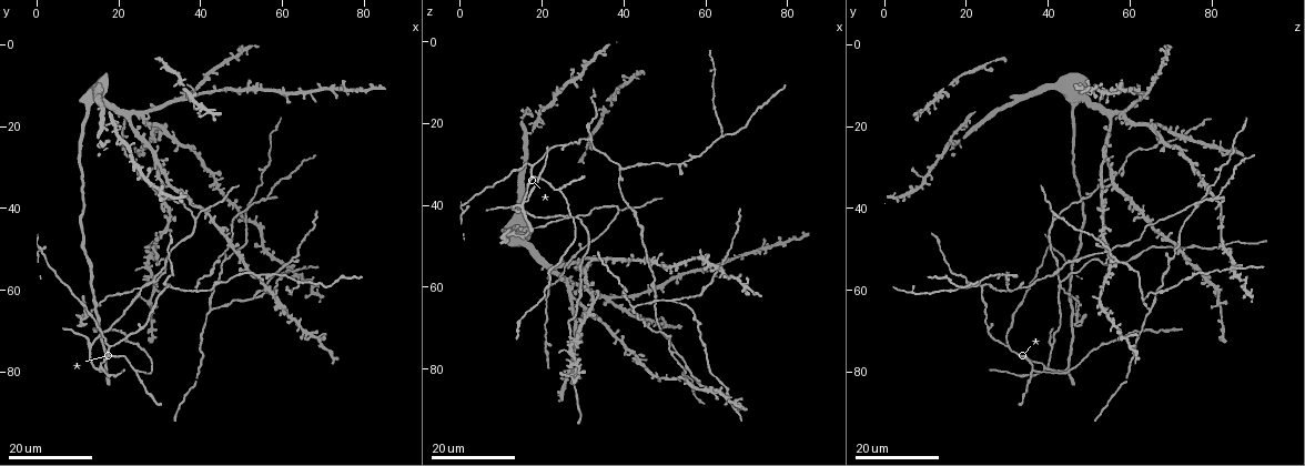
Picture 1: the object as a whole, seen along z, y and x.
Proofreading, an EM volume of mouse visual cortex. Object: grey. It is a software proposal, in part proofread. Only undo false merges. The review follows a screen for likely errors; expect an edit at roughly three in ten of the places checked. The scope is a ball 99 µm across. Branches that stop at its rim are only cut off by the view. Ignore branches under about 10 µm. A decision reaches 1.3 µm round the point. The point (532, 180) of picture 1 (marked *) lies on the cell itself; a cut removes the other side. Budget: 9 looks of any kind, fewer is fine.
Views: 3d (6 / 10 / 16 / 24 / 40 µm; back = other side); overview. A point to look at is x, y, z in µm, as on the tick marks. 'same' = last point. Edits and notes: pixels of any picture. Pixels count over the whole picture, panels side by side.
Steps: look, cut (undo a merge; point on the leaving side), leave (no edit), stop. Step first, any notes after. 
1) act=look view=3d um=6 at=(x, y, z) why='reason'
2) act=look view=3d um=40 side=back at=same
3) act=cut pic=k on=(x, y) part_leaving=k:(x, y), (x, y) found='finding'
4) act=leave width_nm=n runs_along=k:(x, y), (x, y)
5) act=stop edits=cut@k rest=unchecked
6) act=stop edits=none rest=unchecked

act=look view=3d um=24 at=(39.0, 59.5, 32.0) why='three arms meet'

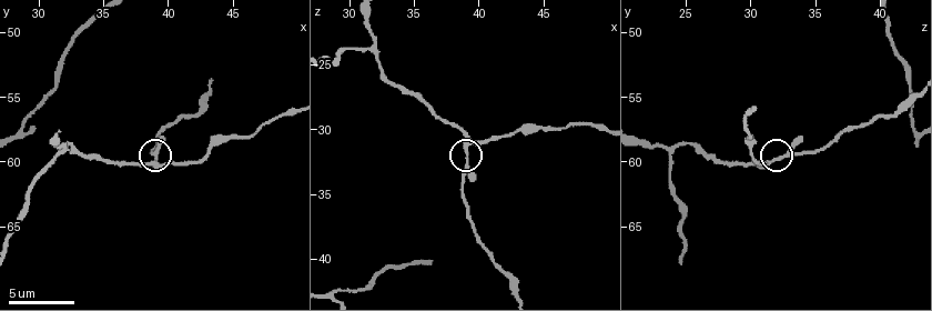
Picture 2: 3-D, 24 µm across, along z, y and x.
act=look view=3d um=10 at=(39.0, 59.8, 32.4)

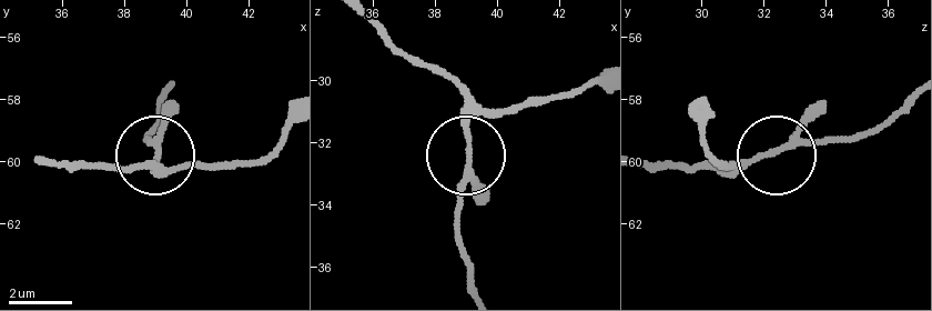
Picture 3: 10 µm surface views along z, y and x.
act=look view=3d um=10 side=back at=(39.2, 59.8, 32.3)

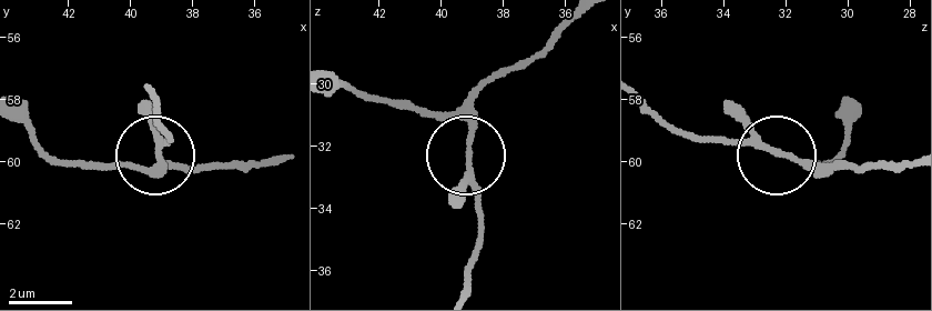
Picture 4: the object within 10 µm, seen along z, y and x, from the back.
act=leave arms=3 runs_along=4:(913, 158), (889, 167), (809, 167), (685, 134) found='continuous, no second cell'

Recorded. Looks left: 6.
act=look view=3d um=16 at=(52.5, 62.0, 63.5) why='three-way junction'

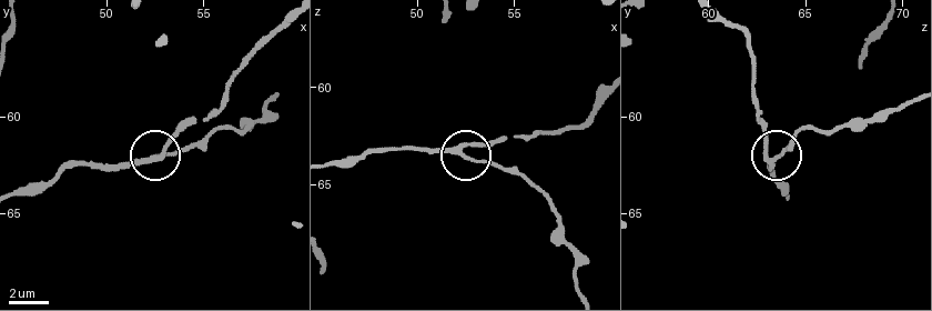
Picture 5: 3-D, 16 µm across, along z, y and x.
act=look view=3d um=10 at=(52.2, 62.1, 63.1) why='zoom in'

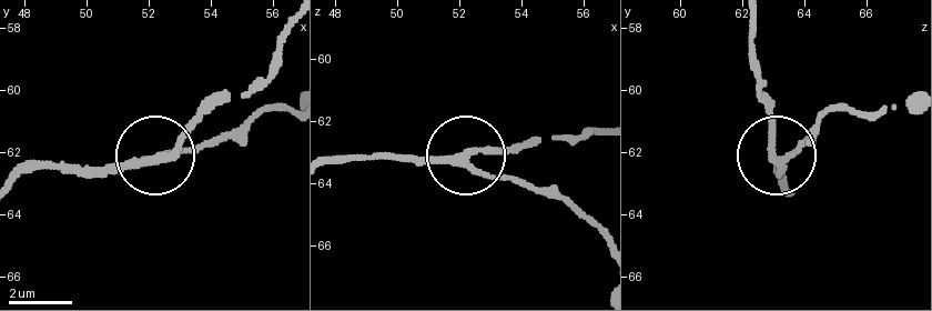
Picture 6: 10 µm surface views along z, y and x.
act=leave runs_along=6:(331, 162), (464, 157), (551, 191) found='one cell here'

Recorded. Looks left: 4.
act=look view=3d um=24 at=(52.5, 39.0, 75.5) why='four or more arms meet'

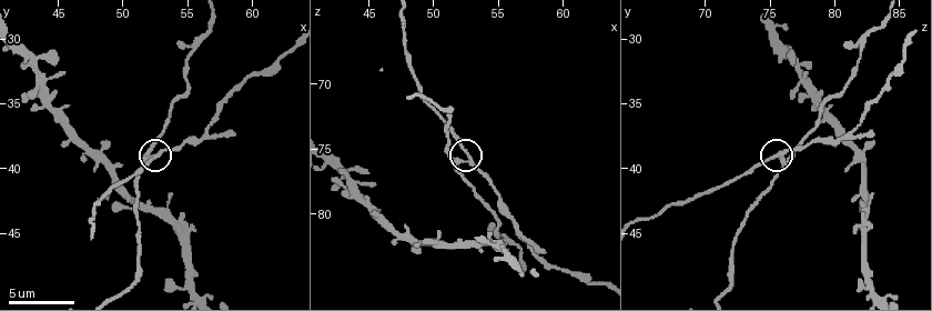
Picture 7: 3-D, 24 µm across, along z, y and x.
act=look view=3d um=10 at=(52.8, 39.0, 76.0) why='zoom in'

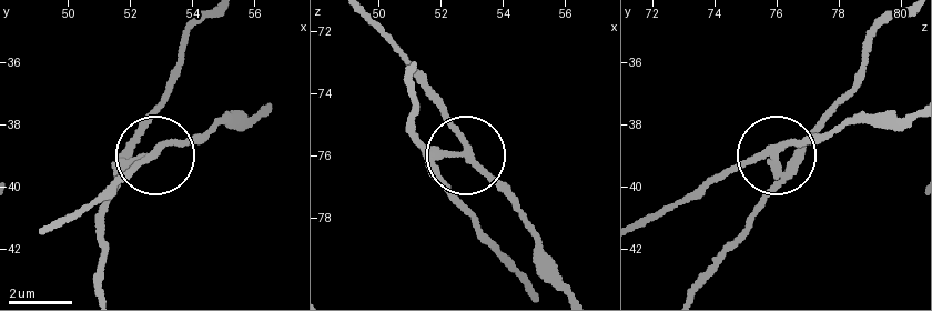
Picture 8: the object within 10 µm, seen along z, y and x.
act=leave runs_along=8:(642, 227), (761, 154), (830, 137) found='all the same cell'

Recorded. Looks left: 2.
act=look view=3d um=16 at=(38.5, 43.0, 41.0)

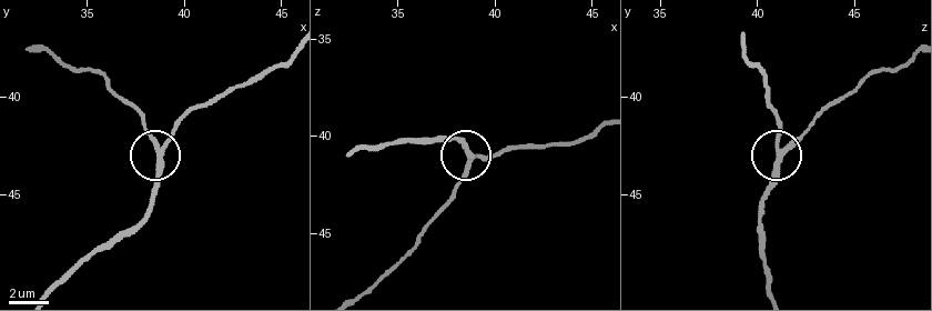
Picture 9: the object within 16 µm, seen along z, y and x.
act=look view=3d um=10 at=(38.8, 42.8, 41.3)

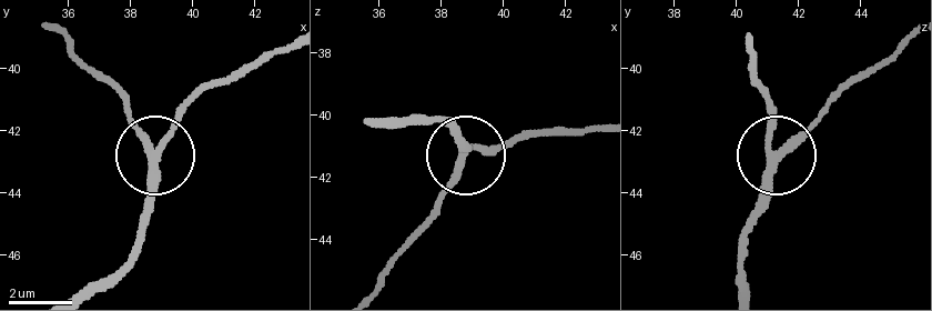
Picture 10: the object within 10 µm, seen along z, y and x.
act=leave runs_along=10:(747, 289), (741, 241), (768, 161), (766, 92) found='one cell here'

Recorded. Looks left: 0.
act=stop edits=none rest=unchecked

